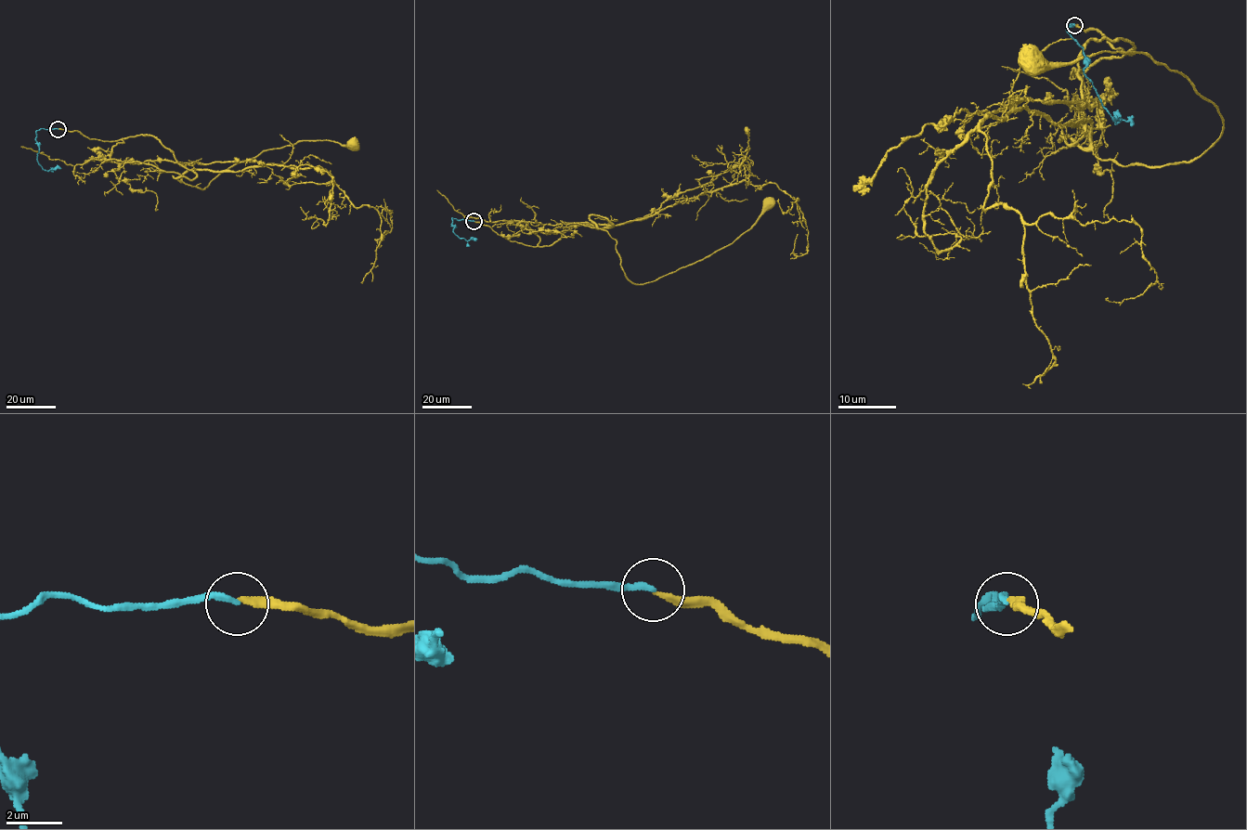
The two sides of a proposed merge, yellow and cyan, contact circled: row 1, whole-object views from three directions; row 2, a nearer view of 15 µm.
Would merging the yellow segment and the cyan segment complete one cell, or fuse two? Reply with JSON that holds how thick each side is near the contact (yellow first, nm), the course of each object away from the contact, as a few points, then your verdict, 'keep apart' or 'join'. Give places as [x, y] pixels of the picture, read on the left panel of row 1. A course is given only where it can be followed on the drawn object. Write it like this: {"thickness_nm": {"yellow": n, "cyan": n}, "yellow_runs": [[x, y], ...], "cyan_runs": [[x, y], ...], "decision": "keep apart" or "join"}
{"thickness_nm": {"yellow": 200, "cyan": 200}, "yellow_runs": [[58, 129], [104, 141], [150, 135], [193, 170], [182, 180], [200, 188], [264, 151], [304, 140], [351, 142]], "cyan_runs": [[58, 129], [41, 128], [36, 131], [37, 161], [44, 169], [60, 168]], "decision": "keep apart"}

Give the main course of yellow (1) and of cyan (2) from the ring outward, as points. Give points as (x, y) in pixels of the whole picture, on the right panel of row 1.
1: (1074, 25), (1135, 48), (1078, 58), (1096, 155), (1188, 162), (1220, 136), (1149, 56), (1031, 57)
2: (1074, 25), (1067, 31), (1083, 48), (1084, 76), (1114, 123), (1121, 119), (1117, 118)

